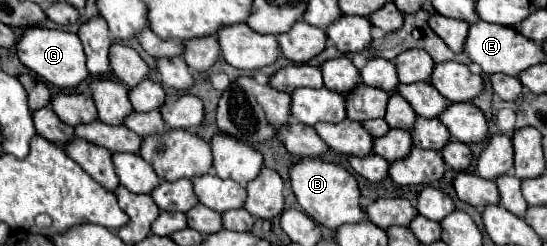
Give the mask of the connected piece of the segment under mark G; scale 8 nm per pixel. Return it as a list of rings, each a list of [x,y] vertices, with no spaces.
[[[32,25],[16,41],[16,53],[18,53],[18,59],[22,61],[22,65],[26,65],[38,77],[42,77],[44,81],[48,81],[48,83],[52,83],[56,87],[72,89],[80,81],[84,81],[88,77],[84,49],[82,49],[80,39],[76,37],[76,33]]]

